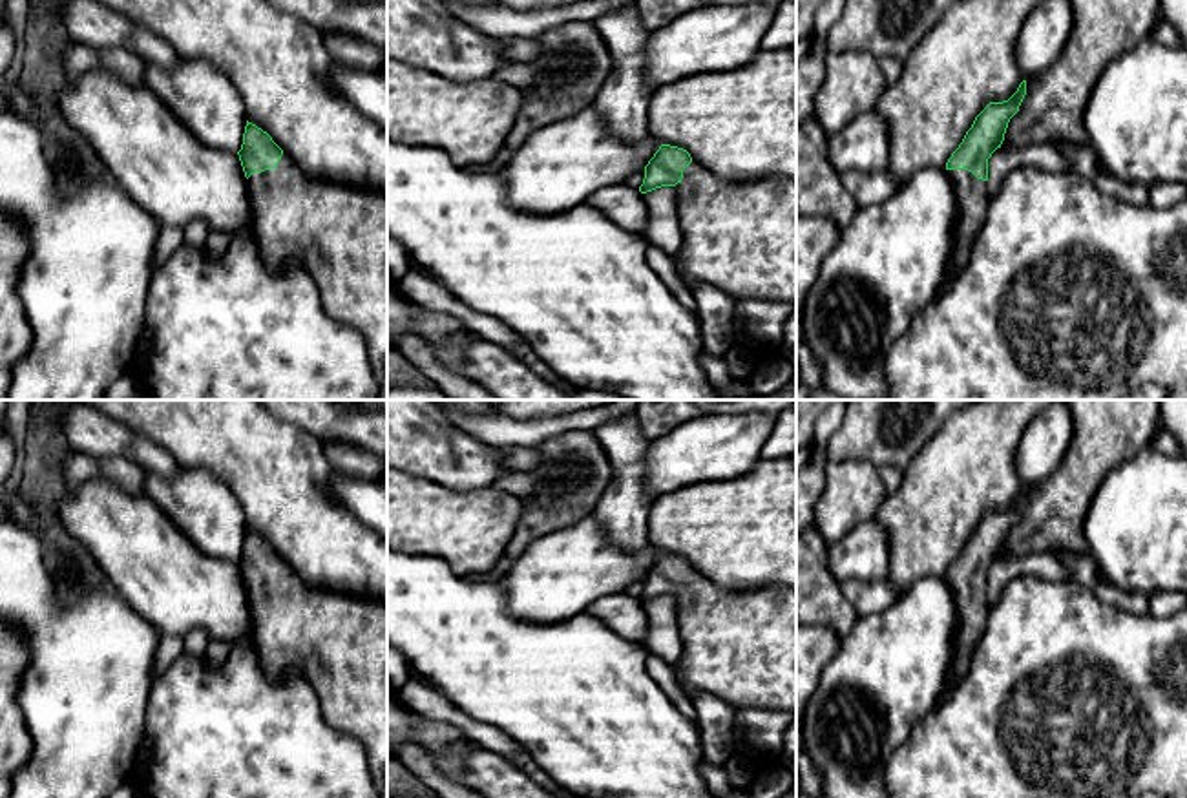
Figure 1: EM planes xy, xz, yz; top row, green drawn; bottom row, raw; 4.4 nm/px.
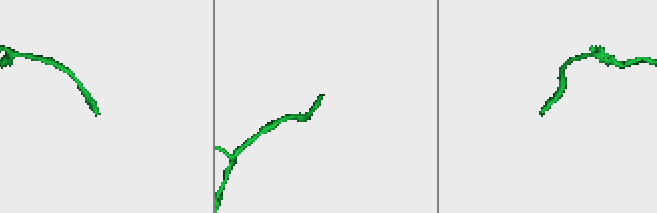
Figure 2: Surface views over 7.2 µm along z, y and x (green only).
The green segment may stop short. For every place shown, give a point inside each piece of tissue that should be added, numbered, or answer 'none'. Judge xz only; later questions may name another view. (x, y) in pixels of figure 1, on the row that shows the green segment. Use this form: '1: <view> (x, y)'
1: xz (740, 238)

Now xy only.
1: xy (338, 234)

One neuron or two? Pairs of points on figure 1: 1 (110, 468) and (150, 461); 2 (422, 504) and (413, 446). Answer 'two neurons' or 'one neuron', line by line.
1: two neurons
2: two neurons

